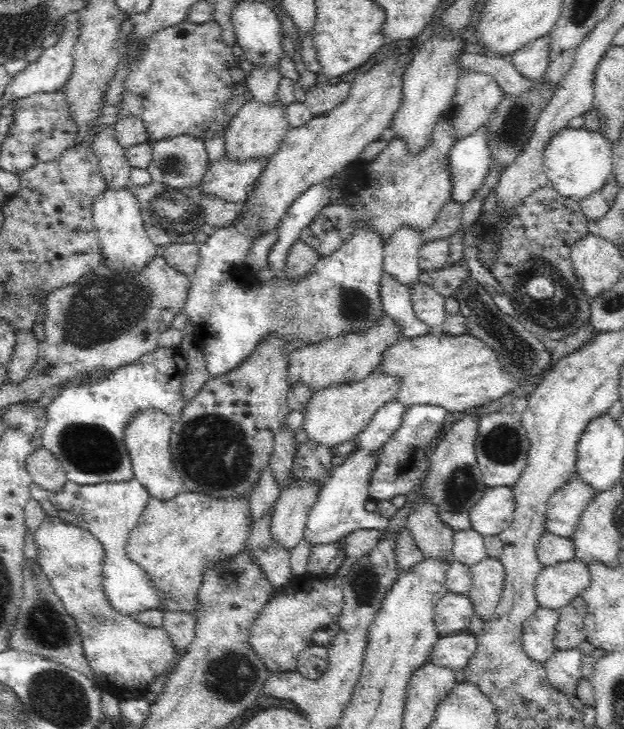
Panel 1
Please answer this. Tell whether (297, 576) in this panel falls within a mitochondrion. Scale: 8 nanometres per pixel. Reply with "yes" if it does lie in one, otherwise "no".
no

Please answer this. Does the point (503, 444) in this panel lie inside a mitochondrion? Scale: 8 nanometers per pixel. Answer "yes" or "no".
yes

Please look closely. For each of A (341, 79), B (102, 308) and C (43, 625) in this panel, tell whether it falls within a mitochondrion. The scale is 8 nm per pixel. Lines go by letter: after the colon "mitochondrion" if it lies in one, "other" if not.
A: other
B: mitochondrion
C: mitochondrion

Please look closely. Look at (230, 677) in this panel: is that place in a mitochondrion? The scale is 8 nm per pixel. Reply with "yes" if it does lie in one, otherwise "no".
yes

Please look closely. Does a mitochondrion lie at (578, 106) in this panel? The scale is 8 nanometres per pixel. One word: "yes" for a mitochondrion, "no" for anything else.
no

